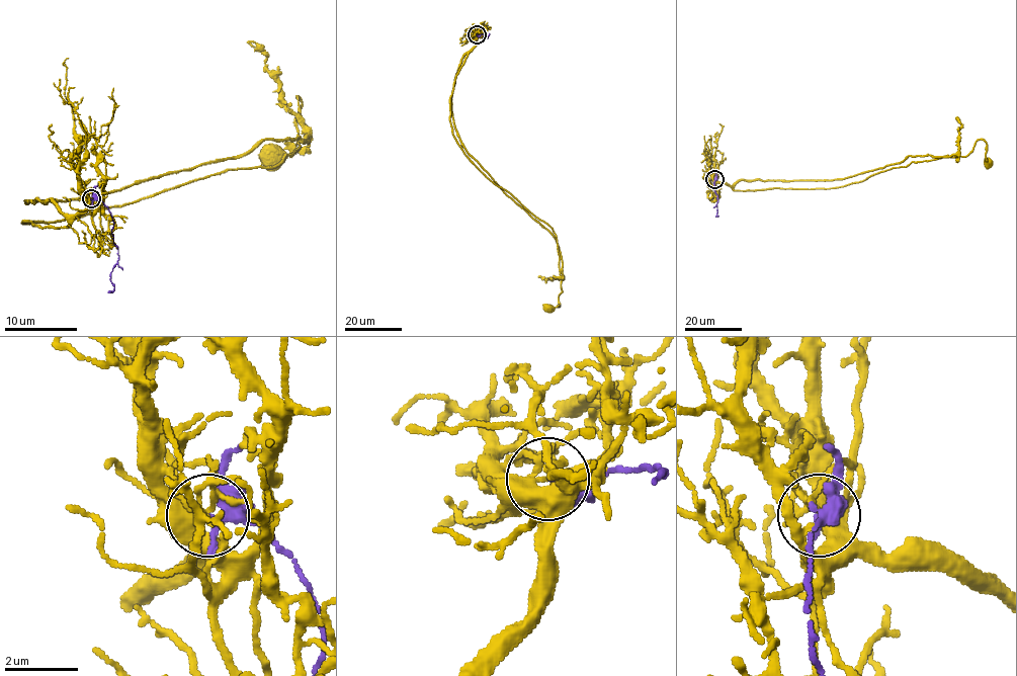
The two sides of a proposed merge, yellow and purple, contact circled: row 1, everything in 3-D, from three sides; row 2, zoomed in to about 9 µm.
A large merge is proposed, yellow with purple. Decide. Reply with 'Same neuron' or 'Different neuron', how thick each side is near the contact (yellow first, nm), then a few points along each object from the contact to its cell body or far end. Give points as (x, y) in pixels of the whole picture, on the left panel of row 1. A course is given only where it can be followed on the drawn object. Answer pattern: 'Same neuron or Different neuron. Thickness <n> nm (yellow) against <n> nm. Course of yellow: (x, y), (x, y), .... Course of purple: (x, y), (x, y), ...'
Different neuron. Thickness 240 nm (yellow) against 160 nm. Course of yellow: (89, 199), (75, 214), (27, 202), (91, 199), (265, 140), (308, 141), (299, 97), (297, 147), (258, 154). Course of purple: (91, 199), (98, 199), (113, 218), (111, 232), (118, 250), (116, 264), (111, 272), (113, 288), (109, 290)

